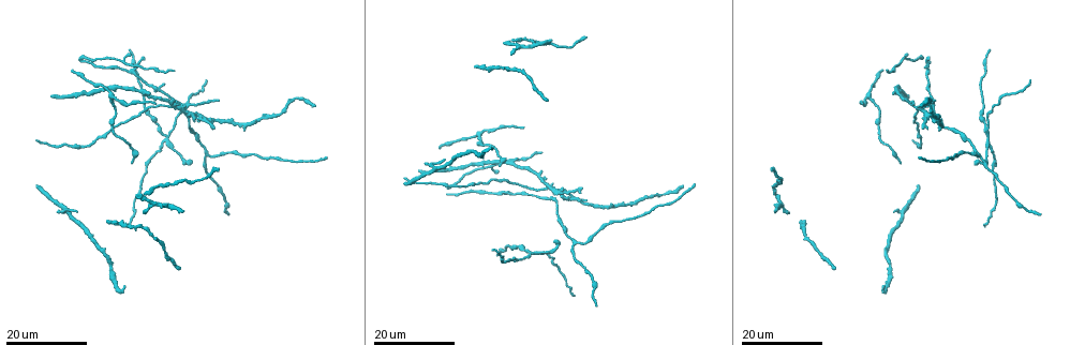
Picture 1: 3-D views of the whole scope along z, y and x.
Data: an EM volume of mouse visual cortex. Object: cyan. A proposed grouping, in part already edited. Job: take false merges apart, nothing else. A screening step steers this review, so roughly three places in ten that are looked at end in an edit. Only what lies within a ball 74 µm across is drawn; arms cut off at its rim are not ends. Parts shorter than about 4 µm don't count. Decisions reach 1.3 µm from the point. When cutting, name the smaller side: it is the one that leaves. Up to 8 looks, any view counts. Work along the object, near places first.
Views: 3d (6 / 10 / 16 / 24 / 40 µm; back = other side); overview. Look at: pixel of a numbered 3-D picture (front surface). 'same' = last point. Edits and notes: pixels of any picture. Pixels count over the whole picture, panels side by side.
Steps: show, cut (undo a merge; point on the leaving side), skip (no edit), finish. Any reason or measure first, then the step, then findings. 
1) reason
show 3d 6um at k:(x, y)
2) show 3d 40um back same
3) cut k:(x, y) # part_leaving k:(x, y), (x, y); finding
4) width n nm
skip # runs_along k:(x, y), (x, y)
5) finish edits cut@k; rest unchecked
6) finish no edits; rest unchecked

three arms meet
show 3d 16um at 1:(66, 213)

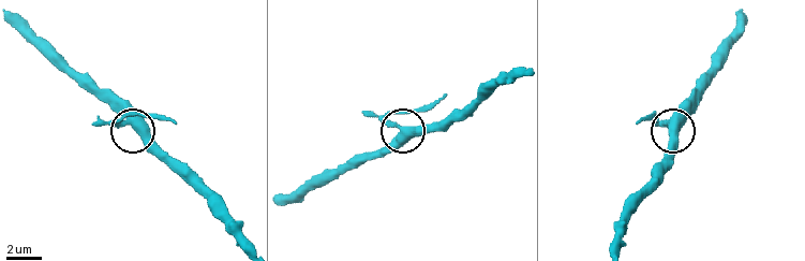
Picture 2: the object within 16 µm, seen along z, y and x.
show 3d 10um at 2:(135, 125)

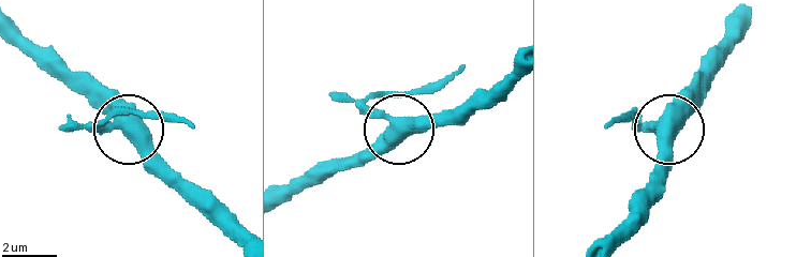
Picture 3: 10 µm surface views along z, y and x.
skip # runs_along 3:(15, 26), (121, 127), (73, 125); all the same neuron

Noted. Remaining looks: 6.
four or more arms meet
show 3d 24um at 1:(551, 185)

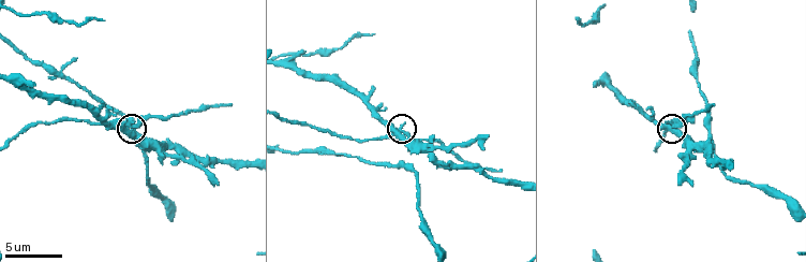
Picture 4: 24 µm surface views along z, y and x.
show 3d 6um at 4:(673, 131)

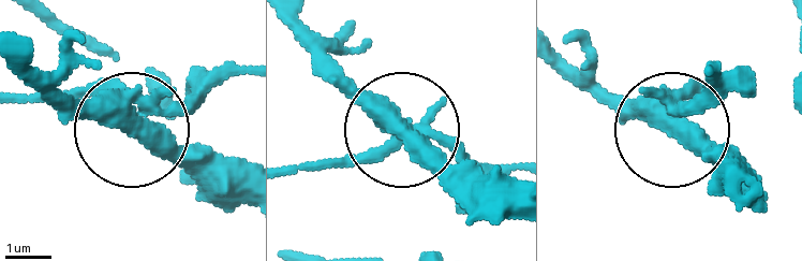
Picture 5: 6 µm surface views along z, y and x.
arms 5
skip # runs_along 5:(292, 171), (361, 159), (396, 129), (318, 52); one neuron here

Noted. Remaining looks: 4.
show 3d 16um at 1:(164, 141)

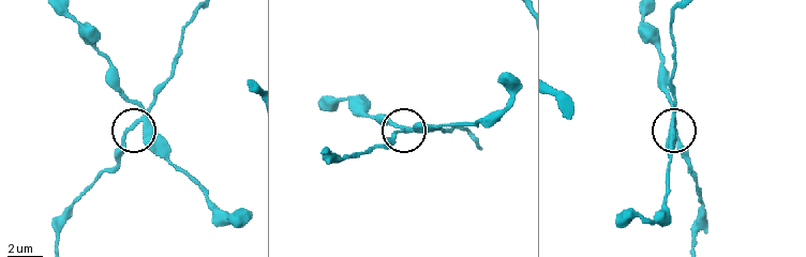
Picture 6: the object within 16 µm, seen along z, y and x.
show 3d 10um at 6:(674, 121)

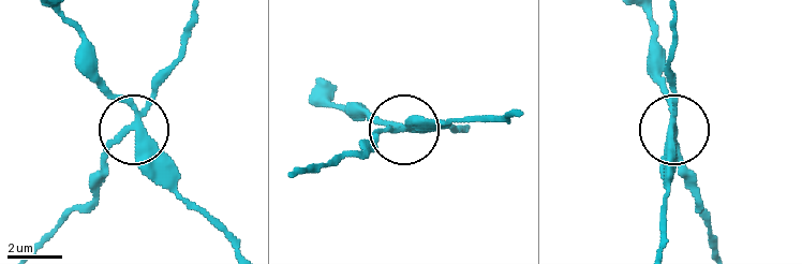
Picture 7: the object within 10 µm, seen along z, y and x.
side_arm 28 um; arms 4
cut 7:(104, 146) # two neurons meet here

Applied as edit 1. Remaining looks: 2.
finish edits cut@7; rest unchecked

